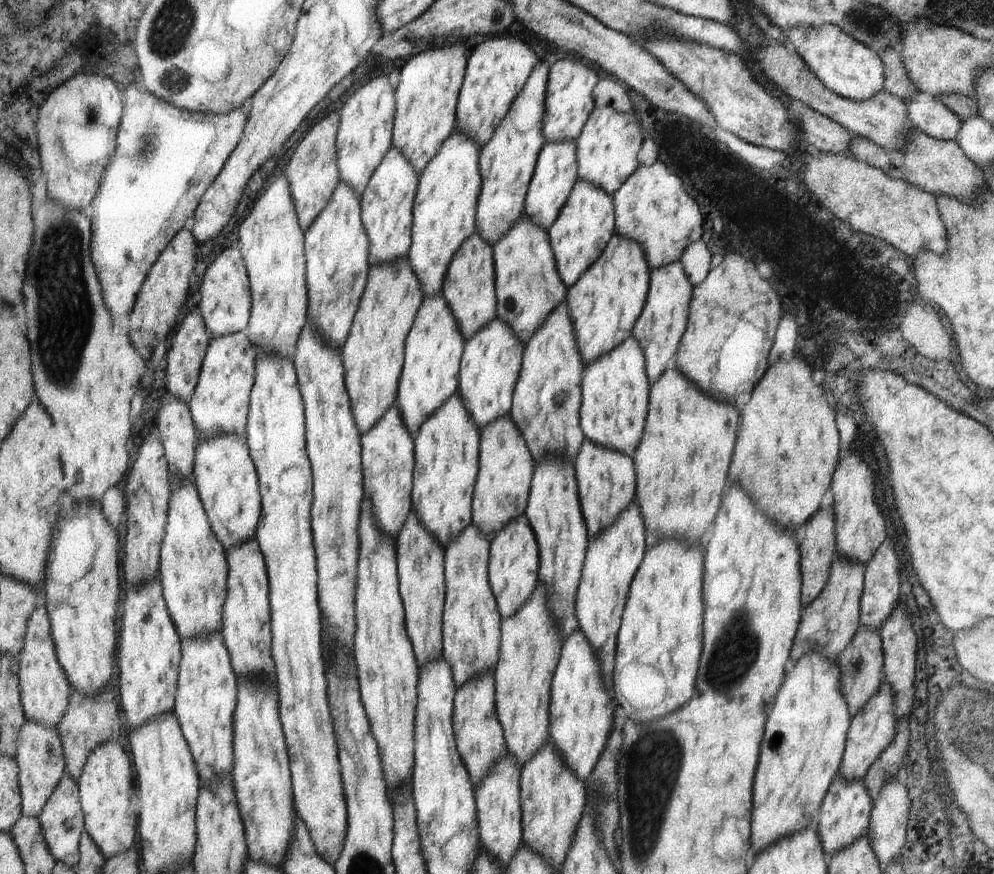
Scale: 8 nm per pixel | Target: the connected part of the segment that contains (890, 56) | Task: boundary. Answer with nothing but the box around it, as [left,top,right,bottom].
[877,48,917,98]

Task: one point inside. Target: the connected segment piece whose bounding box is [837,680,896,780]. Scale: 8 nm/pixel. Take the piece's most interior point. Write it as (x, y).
(871, 729)

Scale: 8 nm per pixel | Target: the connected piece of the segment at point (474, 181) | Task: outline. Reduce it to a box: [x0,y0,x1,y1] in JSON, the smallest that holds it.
[409,127,483,297]

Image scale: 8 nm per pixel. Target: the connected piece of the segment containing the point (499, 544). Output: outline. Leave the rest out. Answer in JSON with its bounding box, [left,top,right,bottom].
[490,514,541,620]

